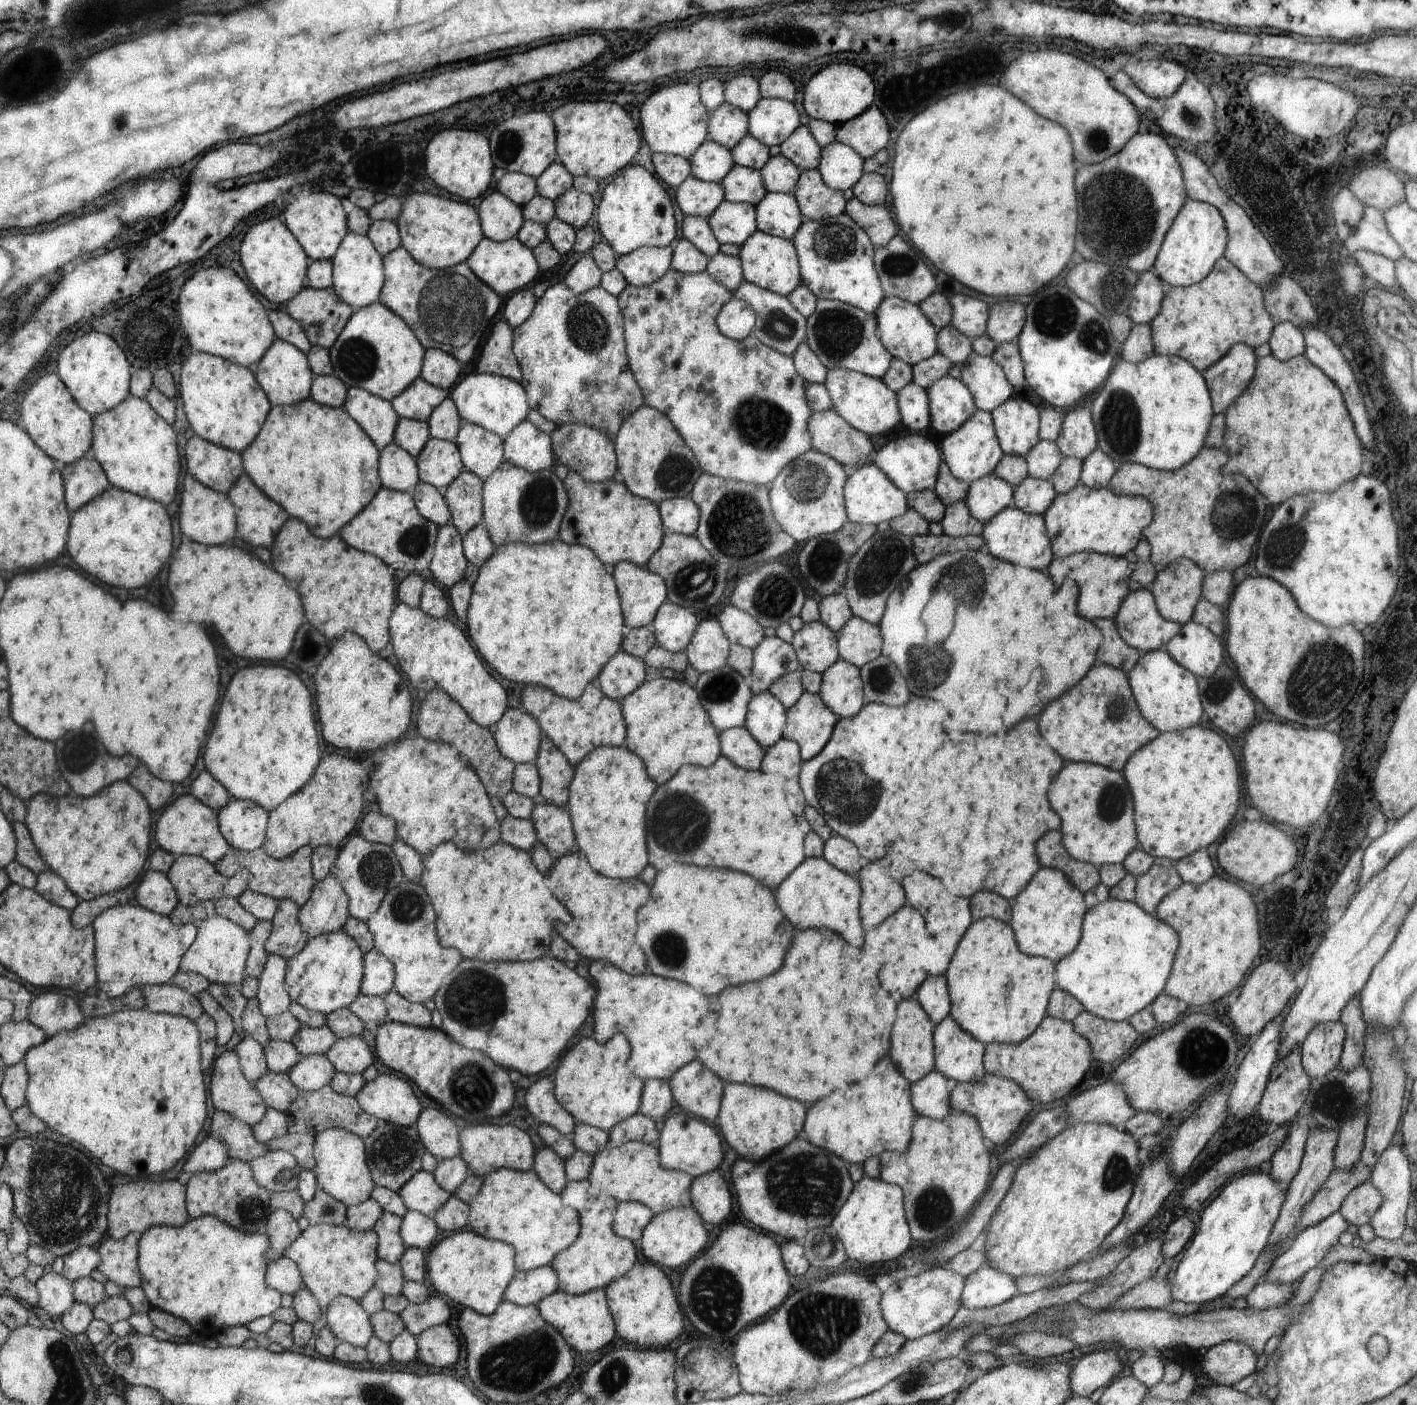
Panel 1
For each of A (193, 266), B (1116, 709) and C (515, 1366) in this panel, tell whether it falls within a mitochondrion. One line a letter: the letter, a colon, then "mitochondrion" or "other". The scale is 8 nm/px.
A: other
B: mitochondrion
C: mitochondrion

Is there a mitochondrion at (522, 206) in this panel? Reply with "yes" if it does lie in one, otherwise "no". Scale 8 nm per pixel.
no

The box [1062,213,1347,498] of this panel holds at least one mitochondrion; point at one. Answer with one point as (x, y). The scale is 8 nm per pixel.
(1119, 420)

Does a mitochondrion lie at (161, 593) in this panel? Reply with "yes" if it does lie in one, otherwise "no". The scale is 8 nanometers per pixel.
no

